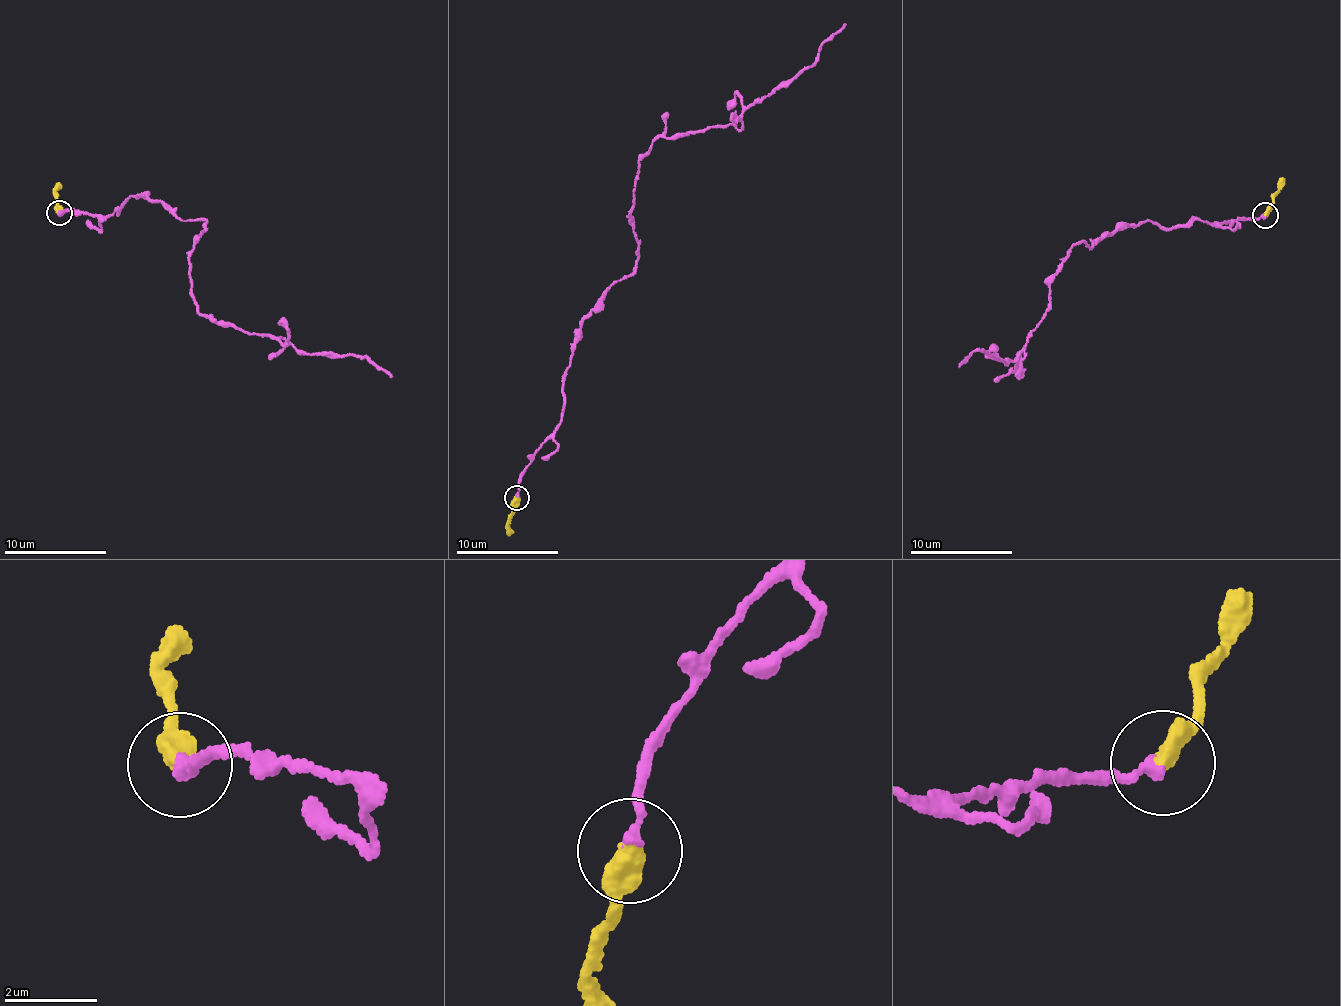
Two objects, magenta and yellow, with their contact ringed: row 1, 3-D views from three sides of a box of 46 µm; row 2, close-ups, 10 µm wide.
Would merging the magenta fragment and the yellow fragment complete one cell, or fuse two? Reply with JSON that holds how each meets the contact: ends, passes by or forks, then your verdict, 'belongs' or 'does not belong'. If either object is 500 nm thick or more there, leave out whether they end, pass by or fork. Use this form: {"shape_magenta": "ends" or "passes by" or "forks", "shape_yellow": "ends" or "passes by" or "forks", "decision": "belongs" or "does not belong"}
{"shape_magenta": "ends", "shape_yellow": "ends", "decision": "belongs"}

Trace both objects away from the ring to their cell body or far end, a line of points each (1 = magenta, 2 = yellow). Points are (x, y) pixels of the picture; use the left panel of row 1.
1: (60, 213), (112, 214), (140, 192), (202, 218), (189, 264), (196, 312), (308, 354), (366, 357), (390, 378)
2: (60, 213), (56, 187), (60, 185)

